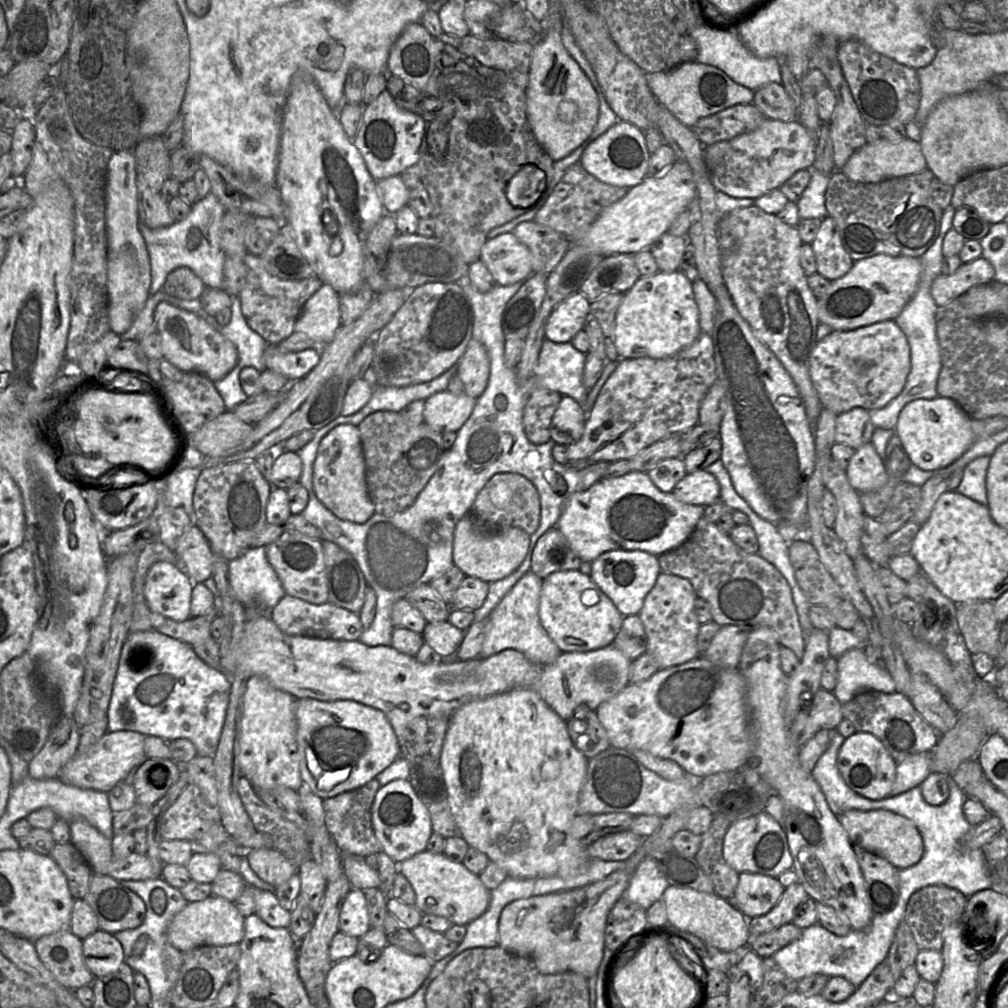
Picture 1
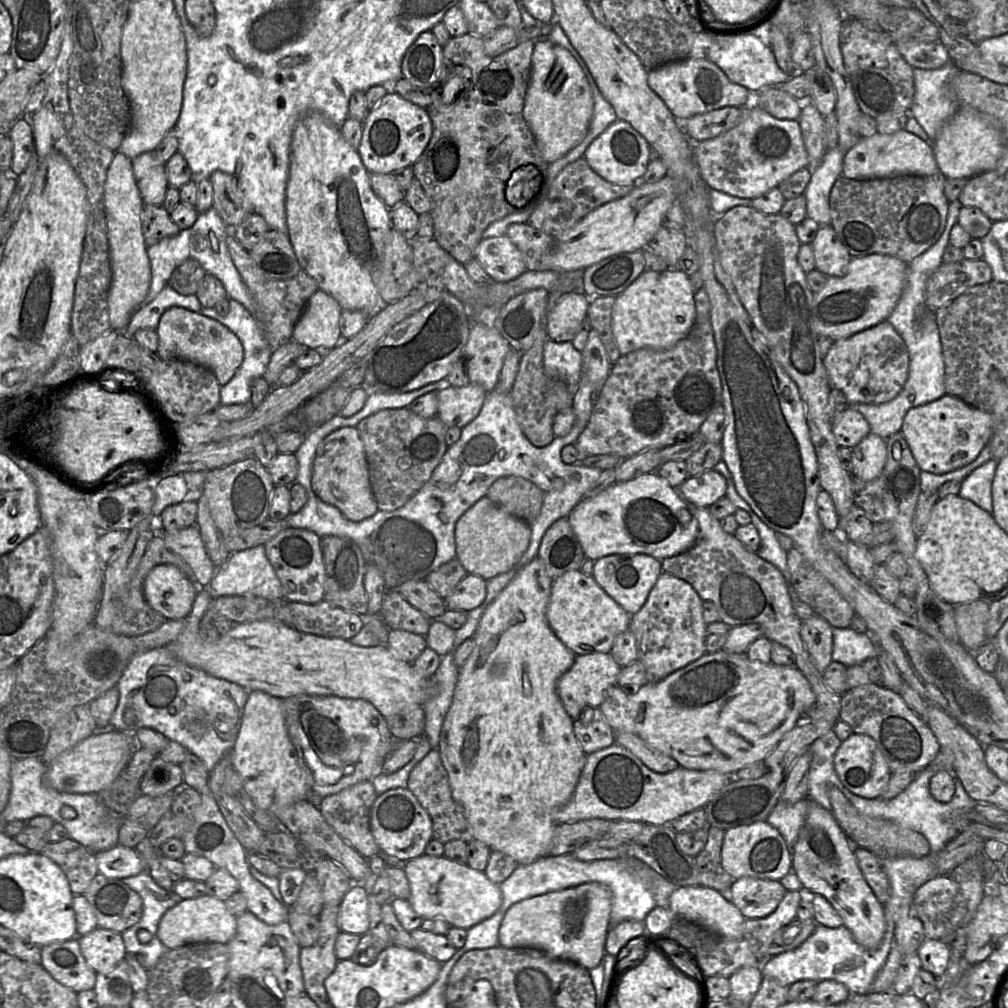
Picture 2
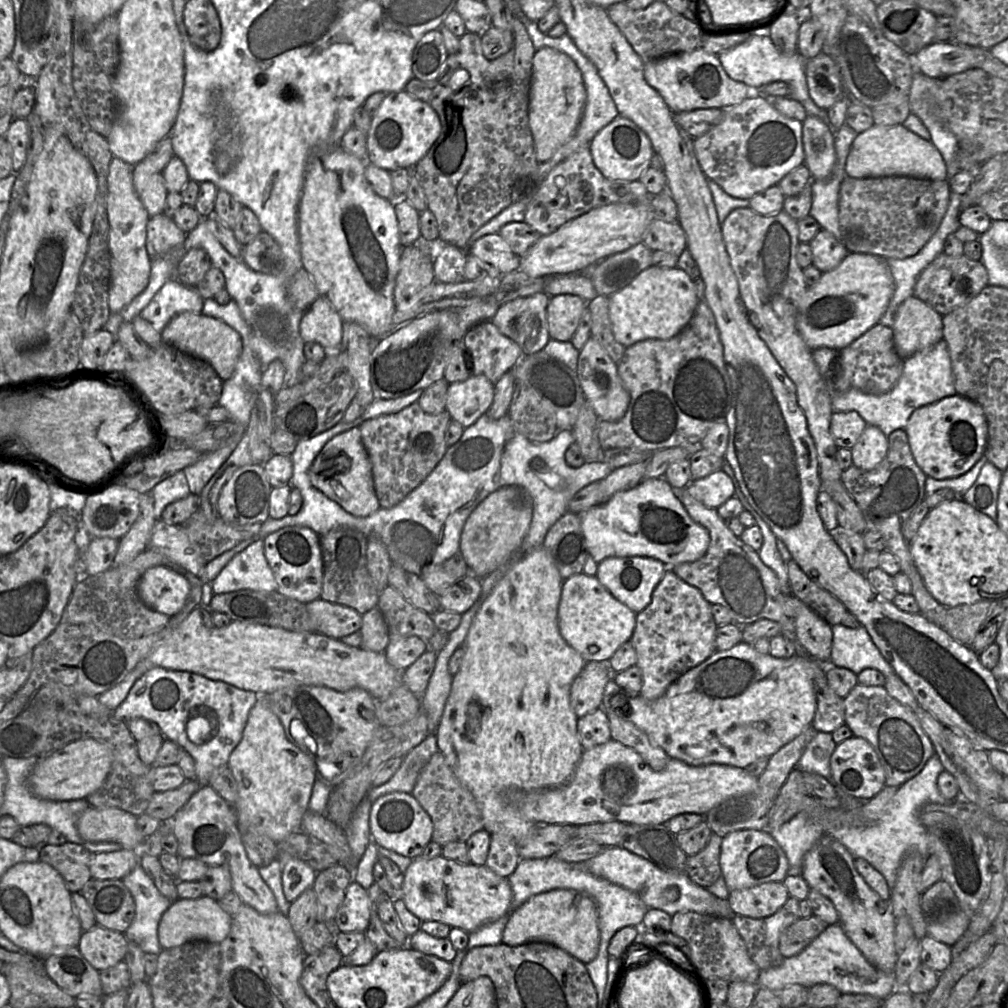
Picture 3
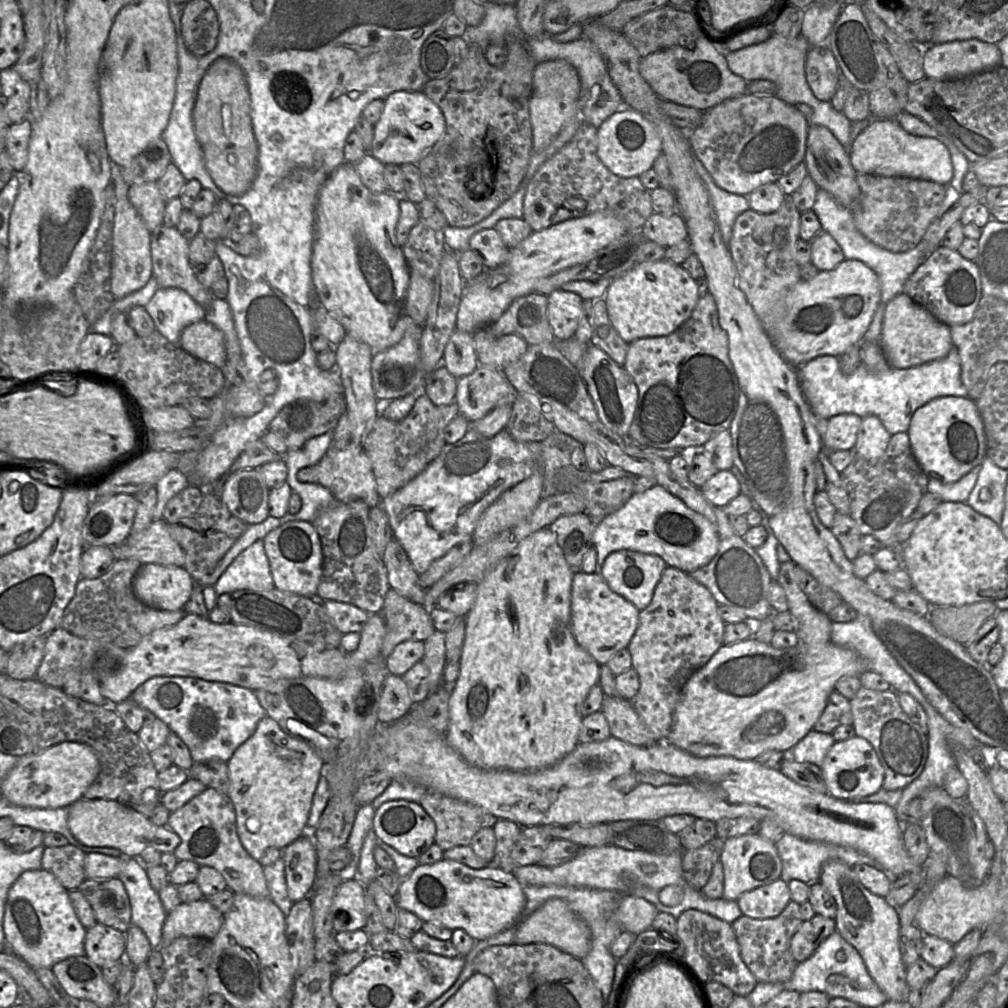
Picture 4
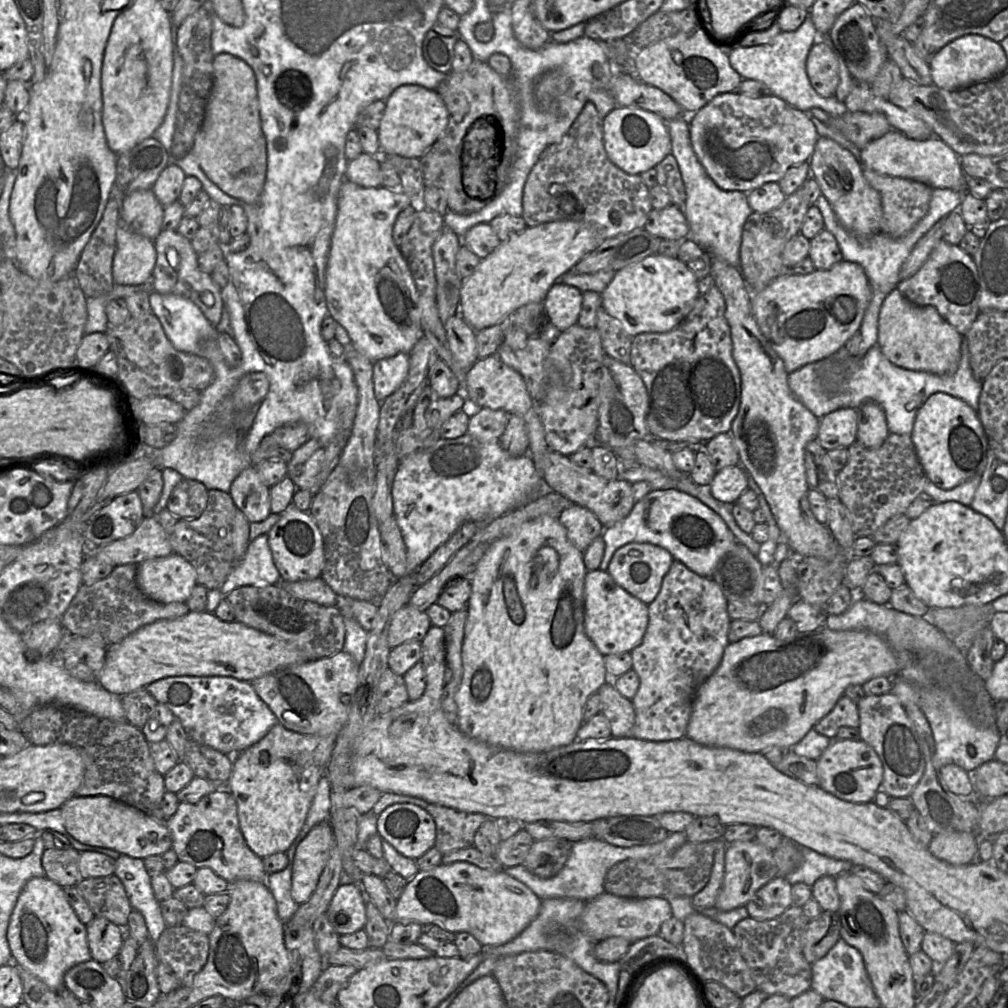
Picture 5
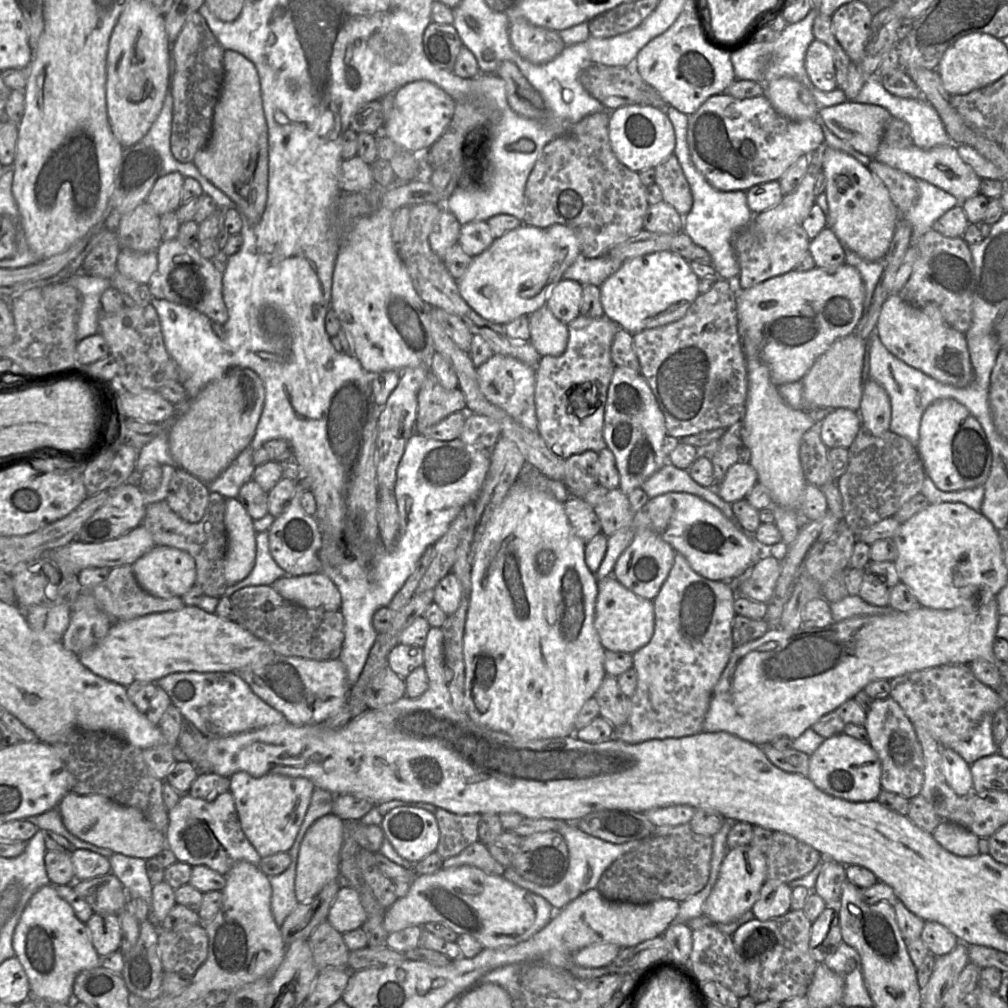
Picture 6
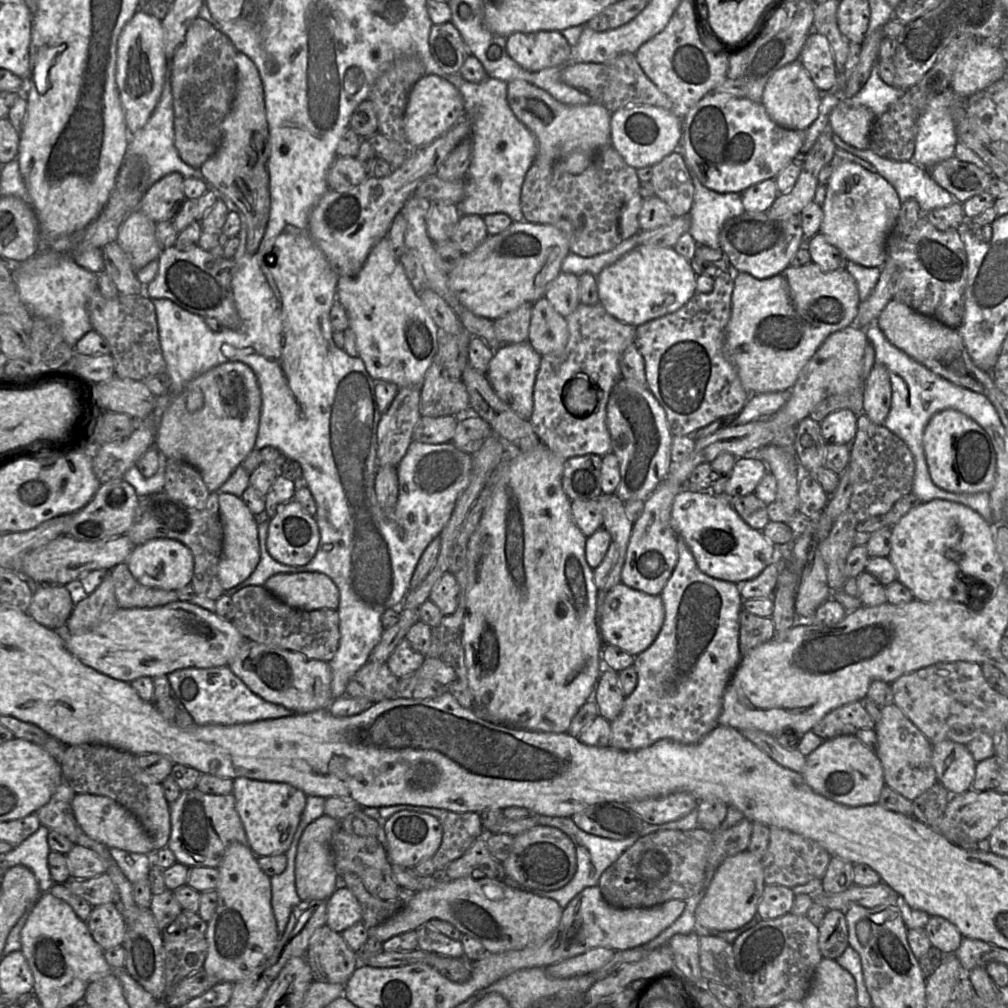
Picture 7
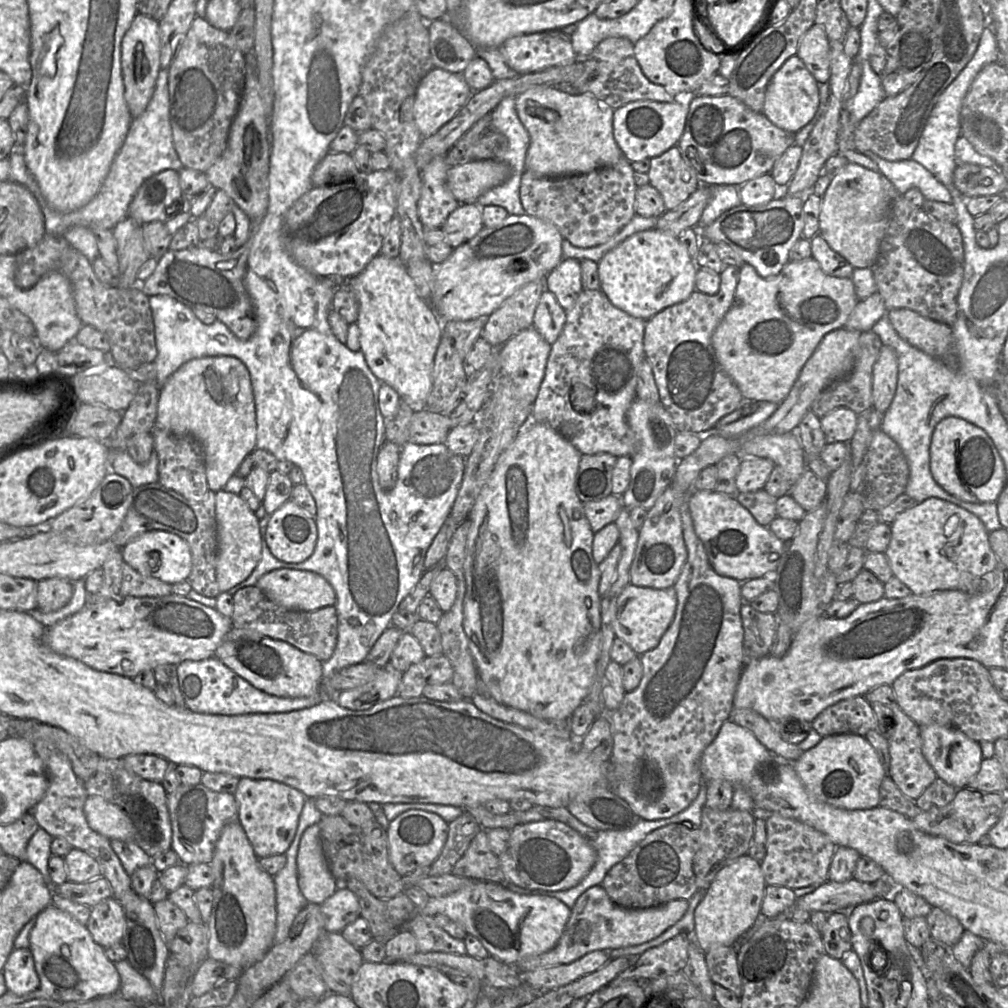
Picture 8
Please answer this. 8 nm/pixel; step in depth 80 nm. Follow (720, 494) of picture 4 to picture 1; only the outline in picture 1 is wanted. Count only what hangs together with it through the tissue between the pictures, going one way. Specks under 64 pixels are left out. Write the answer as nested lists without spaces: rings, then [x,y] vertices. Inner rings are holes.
[[[701,470],[687,473],[676,484],[672,494],[685,504],[707,507],[719,500],[720,486],[714,475]]]

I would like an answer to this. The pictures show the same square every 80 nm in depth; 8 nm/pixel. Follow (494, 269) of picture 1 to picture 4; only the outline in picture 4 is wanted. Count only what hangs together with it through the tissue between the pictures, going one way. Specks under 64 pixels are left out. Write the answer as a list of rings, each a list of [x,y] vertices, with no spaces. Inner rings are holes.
[[[494,228],[475,233],[470,238],[469,250],[480,259],[484,269],[504,265],[509,259],[510,251]]]

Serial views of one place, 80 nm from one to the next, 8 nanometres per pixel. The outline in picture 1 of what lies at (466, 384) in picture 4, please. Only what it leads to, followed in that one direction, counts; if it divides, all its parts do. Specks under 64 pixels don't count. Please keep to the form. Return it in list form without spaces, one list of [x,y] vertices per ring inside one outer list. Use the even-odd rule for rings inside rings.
[[[447,390],[425,400],[423,419],[432,430],[440,434],[457,432],[470,417],[476,399],[465,393],[453,395]]]

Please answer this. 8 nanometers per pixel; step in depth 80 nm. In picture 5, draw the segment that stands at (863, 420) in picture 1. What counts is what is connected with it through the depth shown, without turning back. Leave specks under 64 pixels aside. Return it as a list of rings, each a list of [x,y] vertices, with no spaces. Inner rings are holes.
[[[840,408],[820,419],[817,439],[826,450],[848,448],[857,439],[858,412]]]

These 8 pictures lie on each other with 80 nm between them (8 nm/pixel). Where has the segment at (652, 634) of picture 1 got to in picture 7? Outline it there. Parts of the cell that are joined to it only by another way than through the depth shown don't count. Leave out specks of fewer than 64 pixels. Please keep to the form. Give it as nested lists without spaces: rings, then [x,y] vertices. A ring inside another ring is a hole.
[[[679,537],[677,553],[677,563],[660,594],[665,610],[662,628],[651,646],[635,656],[633,666],[638,675],[637,686],[625,697],[621,713],[611,722],[610,746],[618,750],[636,751],[662,739],[683,744],[700,742],[719,726],[724,692],[742,659],[739,615],[743,599],[737,584],[703,573]]]

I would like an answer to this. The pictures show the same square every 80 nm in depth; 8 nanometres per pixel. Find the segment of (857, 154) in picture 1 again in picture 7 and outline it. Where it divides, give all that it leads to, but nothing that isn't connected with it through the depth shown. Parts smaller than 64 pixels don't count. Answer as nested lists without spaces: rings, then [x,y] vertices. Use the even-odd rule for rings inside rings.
[[[954,156],[936,164],[928,172],[959,203],[975,195],[987,193],[990,180],[994,177],[976,165],[960,161]]]

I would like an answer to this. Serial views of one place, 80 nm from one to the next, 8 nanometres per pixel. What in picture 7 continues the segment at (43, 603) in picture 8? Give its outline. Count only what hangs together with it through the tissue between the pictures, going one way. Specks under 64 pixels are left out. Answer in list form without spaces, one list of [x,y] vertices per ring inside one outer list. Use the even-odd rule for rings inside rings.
[[[38,584],[34,587],[27,612],[39,624],[61,631],[73,607],[71,595],[65,585]]]

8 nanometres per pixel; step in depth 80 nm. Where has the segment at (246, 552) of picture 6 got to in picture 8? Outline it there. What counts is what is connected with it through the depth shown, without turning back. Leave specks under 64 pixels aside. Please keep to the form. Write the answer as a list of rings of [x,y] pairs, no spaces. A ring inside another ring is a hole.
[[[223,490],[216,492],[215,514],[218,536],[216,581],[220,592],[227,592],[247,579],[261,558],[259,520],[239,494]]]

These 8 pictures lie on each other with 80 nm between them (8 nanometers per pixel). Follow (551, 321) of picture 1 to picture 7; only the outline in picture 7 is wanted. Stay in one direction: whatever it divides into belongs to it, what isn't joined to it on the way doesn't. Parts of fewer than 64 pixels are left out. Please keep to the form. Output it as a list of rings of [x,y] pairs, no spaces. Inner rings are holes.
[[[563,273],[549,284],[545,295],[553,308],[564,318],[569,316],[580,304],[579,277],[571,273]]]

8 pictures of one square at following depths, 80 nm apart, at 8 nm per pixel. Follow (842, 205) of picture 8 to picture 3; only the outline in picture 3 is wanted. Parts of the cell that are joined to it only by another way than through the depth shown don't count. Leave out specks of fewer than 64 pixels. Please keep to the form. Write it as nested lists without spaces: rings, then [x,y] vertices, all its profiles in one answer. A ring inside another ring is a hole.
[[[807,116],[802,122],[804,164],[812,180],[826,179],[832,173],[836,162],[835,132],[817,117]]]

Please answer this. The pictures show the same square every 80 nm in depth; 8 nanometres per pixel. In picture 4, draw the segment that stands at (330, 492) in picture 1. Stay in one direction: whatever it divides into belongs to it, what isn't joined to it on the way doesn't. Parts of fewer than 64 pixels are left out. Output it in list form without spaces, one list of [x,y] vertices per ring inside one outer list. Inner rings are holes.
[[[351,441],[349,445],[342,450],[329,447],[318,463],[299,470],[297,478],[303,483],[317,483],[324,486],[332,493],[333,497],[340,502],[362,500],[369,508],[372,508],[382,501],[377,492],[377,485],[370,459],[361,444],[355,444]]]

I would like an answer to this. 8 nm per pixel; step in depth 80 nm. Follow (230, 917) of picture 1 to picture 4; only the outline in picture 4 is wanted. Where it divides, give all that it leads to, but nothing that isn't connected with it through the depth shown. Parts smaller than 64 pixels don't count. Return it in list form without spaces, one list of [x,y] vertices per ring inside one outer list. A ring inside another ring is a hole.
[[[206,898],[182,902],[166,916],[162,930],[163,943],[181,936],[212,940],[220,931],[223,922],[224,914]]]

